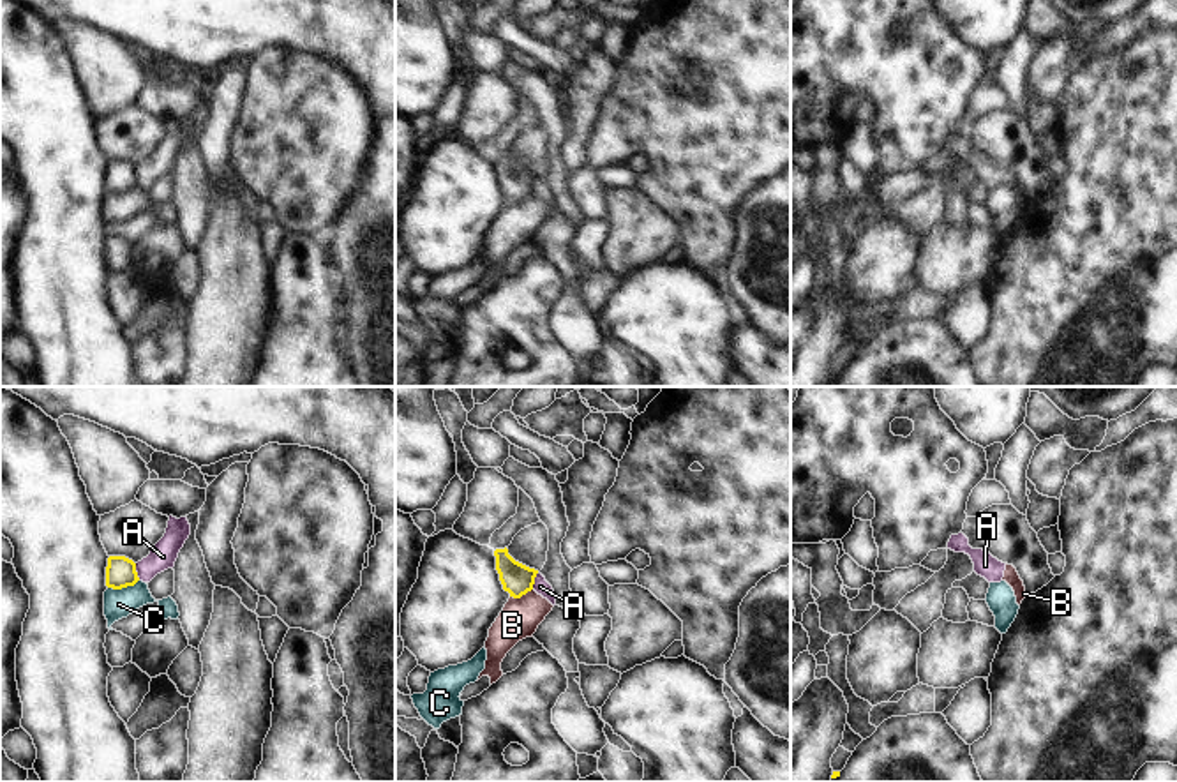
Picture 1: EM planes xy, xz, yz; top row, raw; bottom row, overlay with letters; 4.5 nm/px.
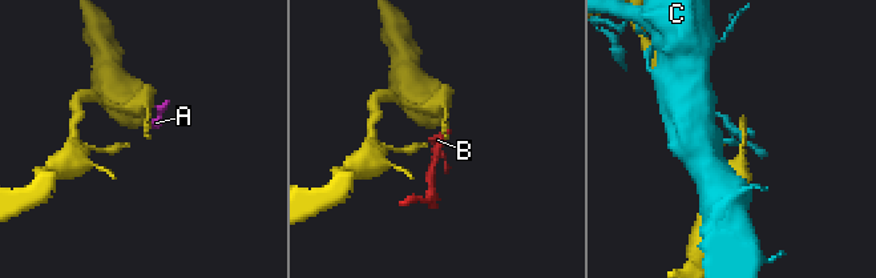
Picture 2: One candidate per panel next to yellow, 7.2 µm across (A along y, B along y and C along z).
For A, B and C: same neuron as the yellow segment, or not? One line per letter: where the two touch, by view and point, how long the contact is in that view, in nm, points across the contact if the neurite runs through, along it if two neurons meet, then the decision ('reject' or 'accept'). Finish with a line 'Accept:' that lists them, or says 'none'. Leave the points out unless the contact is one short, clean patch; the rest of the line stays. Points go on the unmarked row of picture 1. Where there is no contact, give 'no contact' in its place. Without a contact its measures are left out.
A: meets yellow in xy at (136, 177); contact 80 nm long; border along xy (134, 168), (140, 184); reject
B: meets yellow in xz at (521, 200); contact 110 nm long; border along xz (532, 193), (519, 202), (510, 202); reject
C: meets yellow in xy at (122, 191); contact 150 nm long; reject
Accept: none

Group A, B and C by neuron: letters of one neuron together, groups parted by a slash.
A B / C

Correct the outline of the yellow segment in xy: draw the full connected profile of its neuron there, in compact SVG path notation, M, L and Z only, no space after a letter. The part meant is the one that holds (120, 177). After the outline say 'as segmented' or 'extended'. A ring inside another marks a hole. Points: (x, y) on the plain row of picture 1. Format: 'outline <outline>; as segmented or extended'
outline M109 161L106 171L106 191L122 194L139 185L136 168L125 161Z; as segmented

